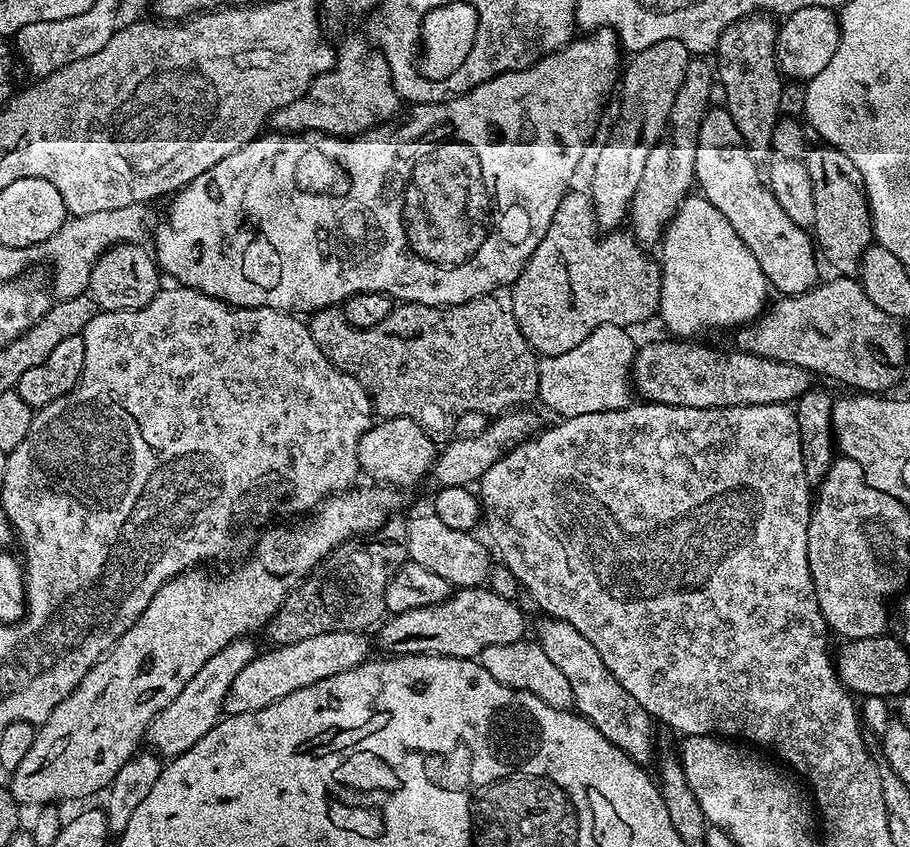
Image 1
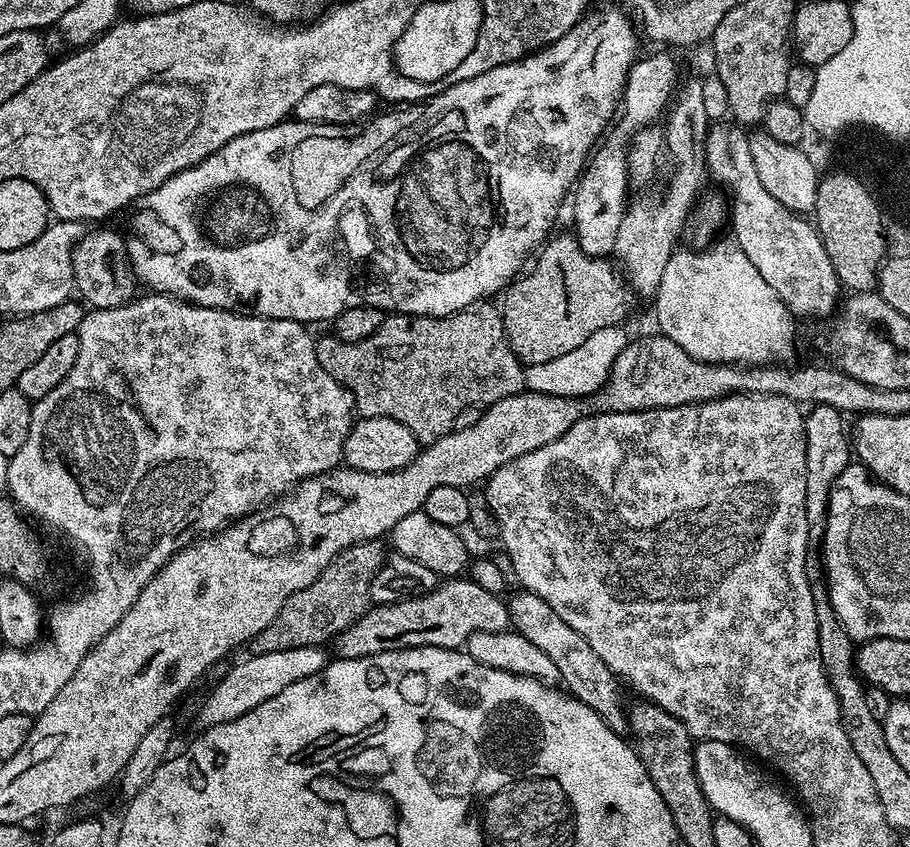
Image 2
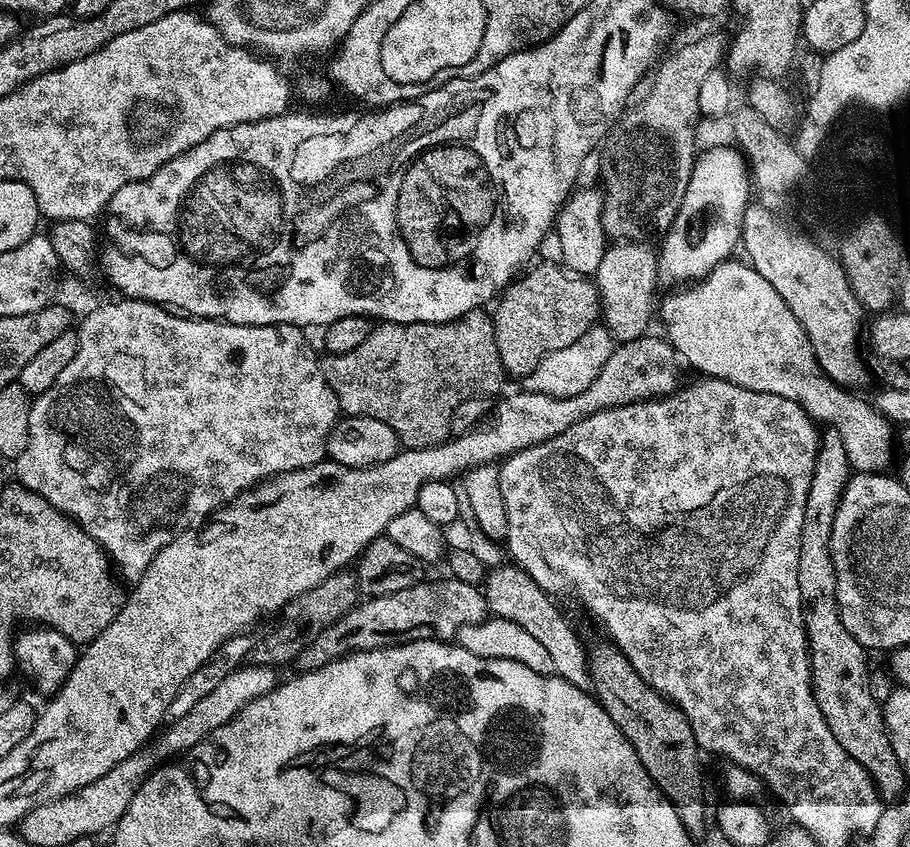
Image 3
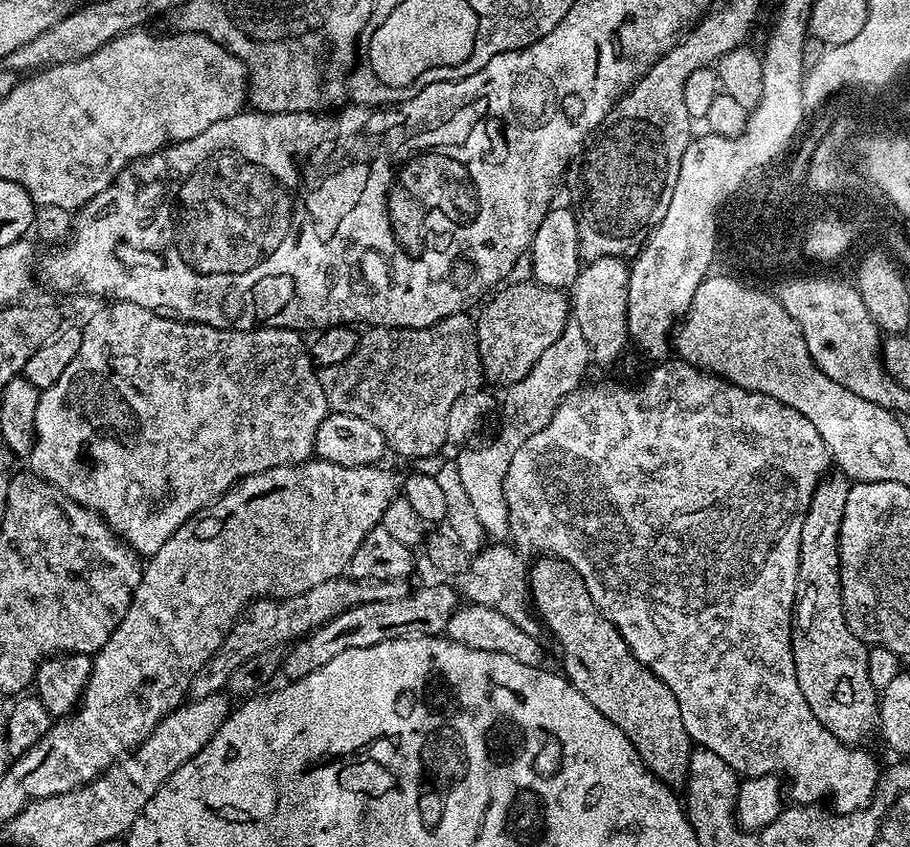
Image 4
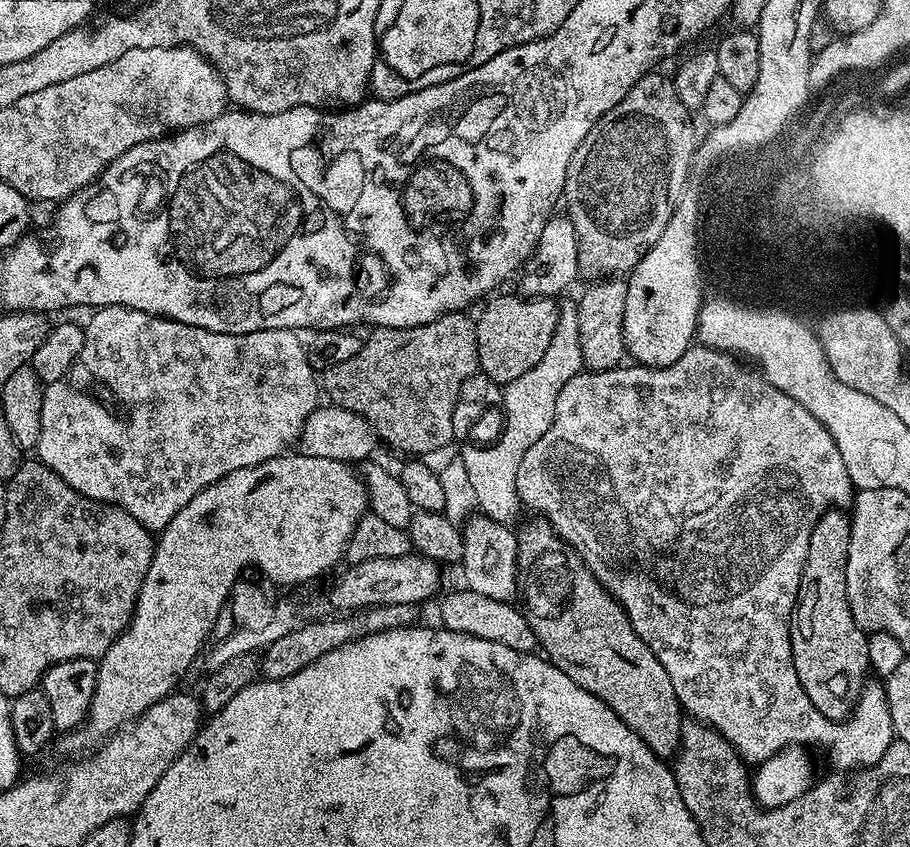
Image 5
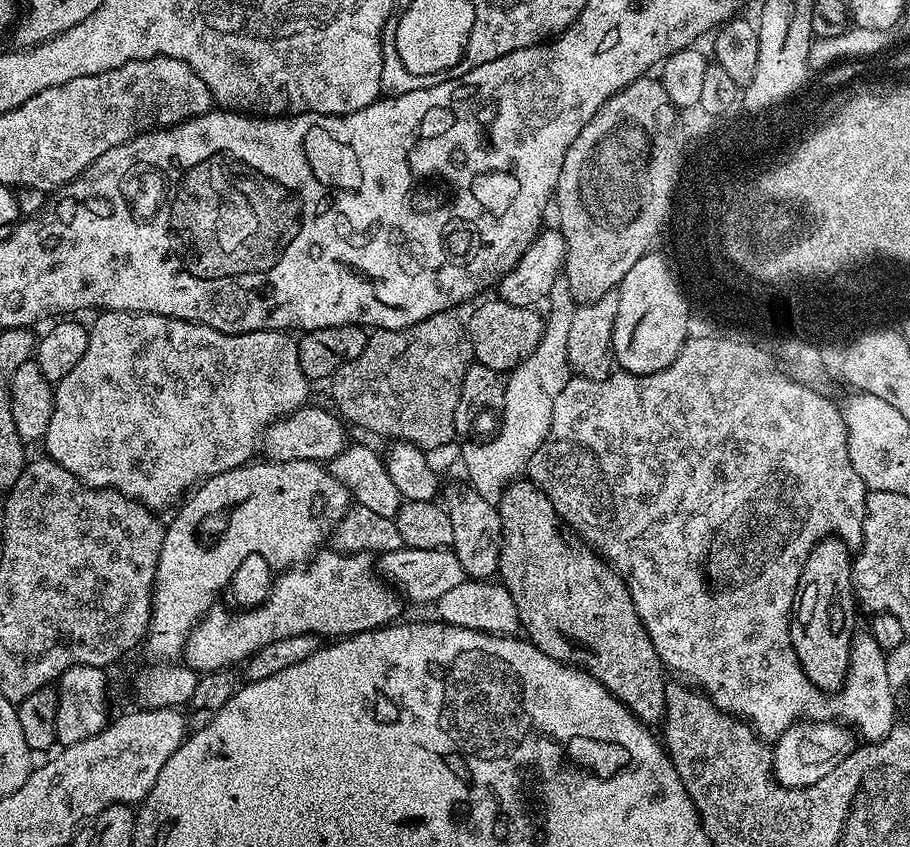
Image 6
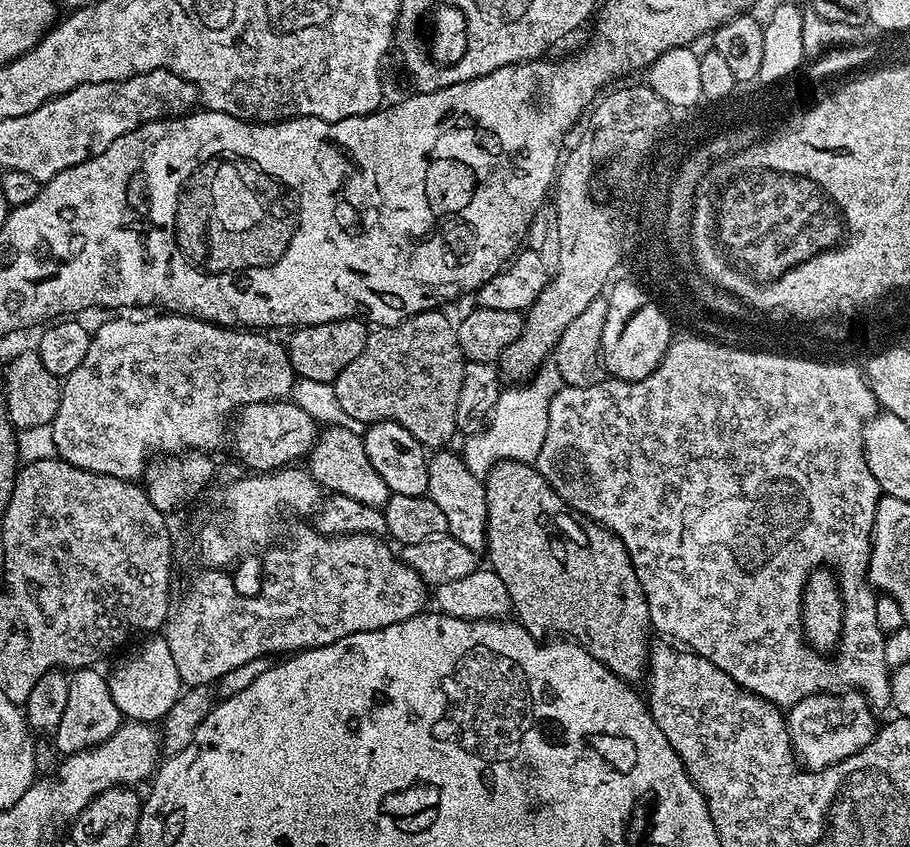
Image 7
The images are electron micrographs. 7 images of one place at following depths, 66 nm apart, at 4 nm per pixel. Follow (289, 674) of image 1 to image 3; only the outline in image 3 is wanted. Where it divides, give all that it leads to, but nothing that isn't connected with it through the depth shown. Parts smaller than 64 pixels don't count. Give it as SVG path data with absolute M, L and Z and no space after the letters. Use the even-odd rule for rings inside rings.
M249 663L247 666L237 666L229 676L222 678L222 682L218 682L218 687L211 694L206 694L206 698L199 700L187 714L171 721L159 733L155 741L157 754L176 758L198 746L198 742L207 740L210 733L218 730L218 726L233 720L250 701L257 700L259 696L264 696L270 689L275 688L278 683L276 673L275 667L268 668L265 664Z

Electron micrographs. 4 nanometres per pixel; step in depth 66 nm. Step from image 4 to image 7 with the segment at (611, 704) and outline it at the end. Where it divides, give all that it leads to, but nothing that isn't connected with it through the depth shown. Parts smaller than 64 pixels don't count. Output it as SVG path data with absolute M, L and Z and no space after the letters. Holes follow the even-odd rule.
M517 460L498 462L488 471L484 489L488 511L487 563L502 578L518 623L537 638L547 637L547 632L560 632L556 634L585 648L616 676L629 682L643 681L650 651L648 607L626 546L609 528L573 512L532 464Z

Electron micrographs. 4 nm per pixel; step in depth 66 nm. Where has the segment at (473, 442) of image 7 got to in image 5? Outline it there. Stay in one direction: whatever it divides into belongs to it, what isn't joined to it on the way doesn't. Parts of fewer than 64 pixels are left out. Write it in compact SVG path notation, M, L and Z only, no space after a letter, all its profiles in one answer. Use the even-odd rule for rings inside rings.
M564 306L560 309L554 338L550 338L550 346L546 346L546 354L542 354L542 362L538 362L534 370L526 370L522 378L514 378L514 382L503 385L504 411L496 452L492 448L480 448L484 446L477 446L472 442L463 445L462 457L471 485L474 486L476 507L483 515L494 518L494 522L511 525L516 511L521 511L520 496L516 493L518 466L526 450L530 450L530 446L534 446L534 442L538 442L538 438L542 438L542 434L550 430L554 418L554 406L562 386L566 386L566 382L570 382L570 378L577 376L583 368L584 359L576 310L575 307Z

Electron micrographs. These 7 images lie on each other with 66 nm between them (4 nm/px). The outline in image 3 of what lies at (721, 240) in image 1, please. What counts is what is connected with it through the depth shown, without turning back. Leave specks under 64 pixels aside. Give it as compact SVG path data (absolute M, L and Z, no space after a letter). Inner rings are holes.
M729 258L713 272L689 283L681 292L672 292L664 301L659 301L658 316L664 319L663 335L676 350L676 355L685 365L690 364L700 370L699 375L713 380L725 380L755 392L778 394L801 404L813 421L838 430L842 446L846 448L848 461L856 472L883 473L892 460L893 425L871 403L858 400L835 381L826 376L816 361L812 347L808 345L806 330L794 318L790 306L782 302L782 294L753 270L743 259Z

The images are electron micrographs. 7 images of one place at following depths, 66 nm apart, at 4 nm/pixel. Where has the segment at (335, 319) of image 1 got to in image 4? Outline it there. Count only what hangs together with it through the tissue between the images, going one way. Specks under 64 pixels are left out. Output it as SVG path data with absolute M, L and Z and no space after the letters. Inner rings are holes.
M467 311L459 312L425 328L369 327L360 337L358 350L354 350L346 362L319 369L329 409L354 414L354 418L366 418L366 422L382 430L385 445L400 456L424 460L442 451L448 444L446 422L450 422L450 409L463 392L477 387L482 380L476 320L468 315Z

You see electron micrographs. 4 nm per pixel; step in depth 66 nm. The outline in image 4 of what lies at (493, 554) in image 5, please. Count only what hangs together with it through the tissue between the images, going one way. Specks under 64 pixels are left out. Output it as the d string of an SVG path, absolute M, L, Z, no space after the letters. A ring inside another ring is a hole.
M492 542L479 553L471 557L471 564L466 573L464 592L469 601L482 606L490 606L490 610L498 610L498 614L506 614L510 622L526 634L539 637L542 624L538 619L532 603L532 587L528 585L529 565L524 564L525 557L511 543Z

